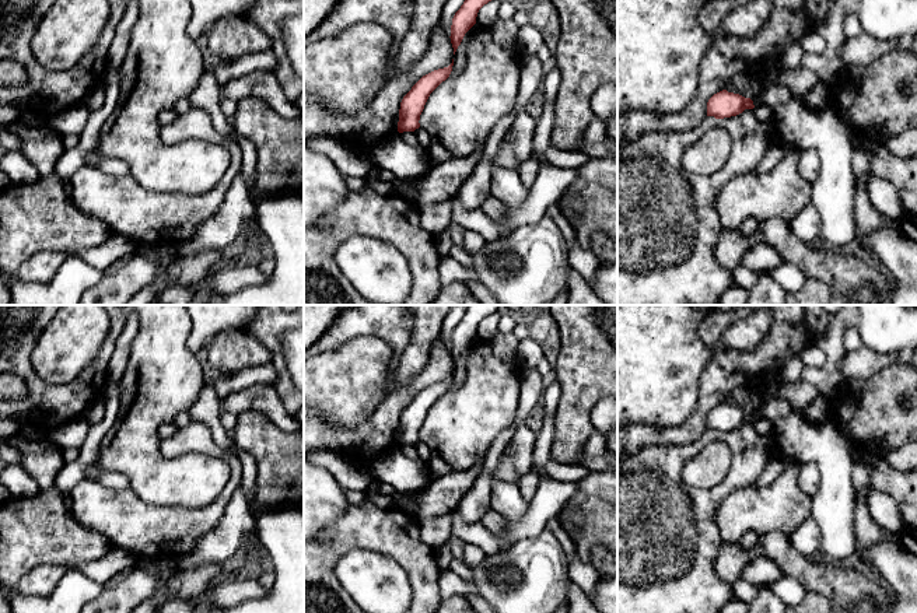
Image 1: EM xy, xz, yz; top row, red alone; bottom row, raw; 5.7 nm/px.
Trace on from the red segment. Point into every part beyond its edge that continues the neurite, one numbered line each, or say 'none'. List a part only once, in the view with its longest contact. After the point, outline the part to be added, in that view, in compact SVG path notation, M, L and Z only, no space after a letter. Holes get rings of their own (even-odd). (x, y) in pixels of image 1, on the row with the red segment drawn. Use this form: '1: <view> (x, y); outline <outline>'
none

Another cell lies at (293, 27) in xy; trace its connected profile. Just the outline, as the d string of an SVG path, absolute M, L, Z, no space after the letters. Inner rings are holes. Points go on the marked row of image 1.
M290 15L281 27L290 63L294 71L304 77L304 15Z

